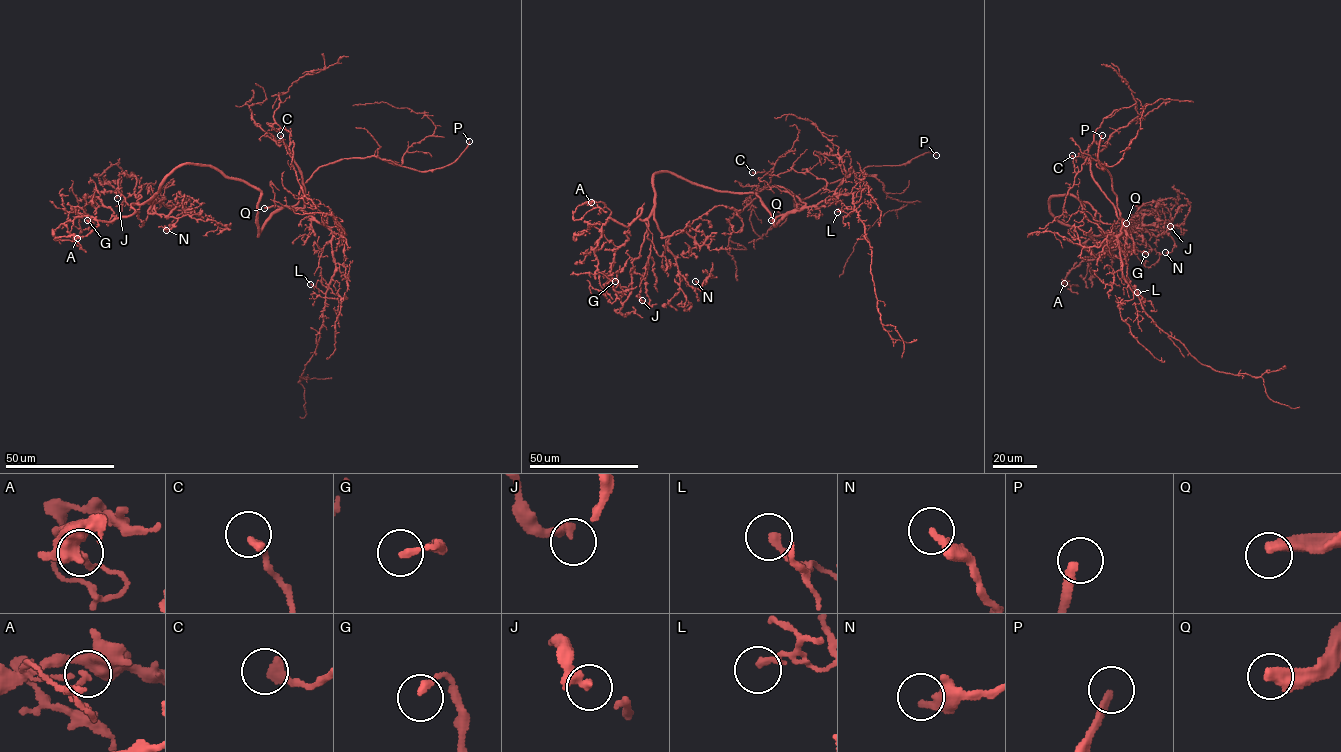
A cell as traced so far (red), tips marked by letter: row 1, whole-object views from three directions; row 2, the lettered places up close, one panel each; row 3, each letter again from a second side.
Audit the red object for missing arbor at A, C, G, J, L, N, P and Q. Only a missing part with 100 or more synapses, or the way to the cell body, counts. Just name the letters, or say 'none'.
P, Q

